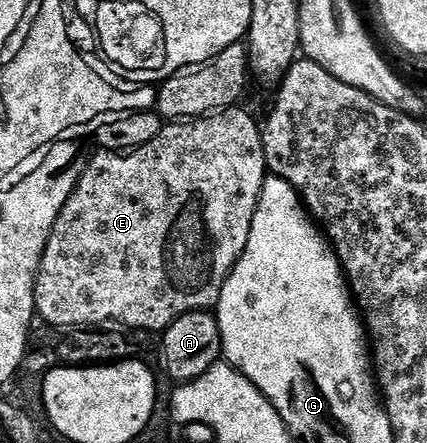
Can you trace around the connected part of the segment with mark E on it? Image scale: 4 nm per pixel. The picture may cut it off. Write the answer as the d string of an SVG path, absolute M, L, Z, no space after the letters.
M240 105L226 107L222 111L196 117L191 121L169 122L161 126L158 137L146 145L133 147L127 153L100 149L87 160L84 176L66 201L50 233L50 241L36 275L36 310L45 324L53 327L87 327L89 323L125 323L127 327L160 333L186 313L215 308L232 266L240 260L240 254L246 249L246 241L250 241L250 225L254 221L260 190L268 171L261 124L258 119L256 123L255 117L242 108Z

